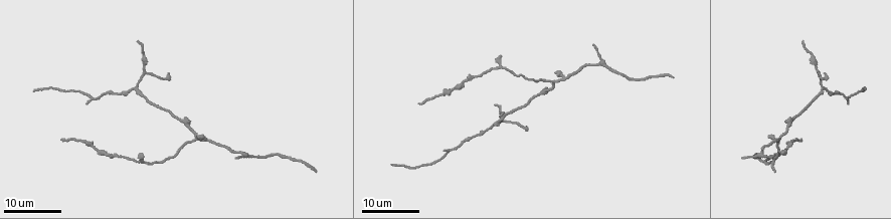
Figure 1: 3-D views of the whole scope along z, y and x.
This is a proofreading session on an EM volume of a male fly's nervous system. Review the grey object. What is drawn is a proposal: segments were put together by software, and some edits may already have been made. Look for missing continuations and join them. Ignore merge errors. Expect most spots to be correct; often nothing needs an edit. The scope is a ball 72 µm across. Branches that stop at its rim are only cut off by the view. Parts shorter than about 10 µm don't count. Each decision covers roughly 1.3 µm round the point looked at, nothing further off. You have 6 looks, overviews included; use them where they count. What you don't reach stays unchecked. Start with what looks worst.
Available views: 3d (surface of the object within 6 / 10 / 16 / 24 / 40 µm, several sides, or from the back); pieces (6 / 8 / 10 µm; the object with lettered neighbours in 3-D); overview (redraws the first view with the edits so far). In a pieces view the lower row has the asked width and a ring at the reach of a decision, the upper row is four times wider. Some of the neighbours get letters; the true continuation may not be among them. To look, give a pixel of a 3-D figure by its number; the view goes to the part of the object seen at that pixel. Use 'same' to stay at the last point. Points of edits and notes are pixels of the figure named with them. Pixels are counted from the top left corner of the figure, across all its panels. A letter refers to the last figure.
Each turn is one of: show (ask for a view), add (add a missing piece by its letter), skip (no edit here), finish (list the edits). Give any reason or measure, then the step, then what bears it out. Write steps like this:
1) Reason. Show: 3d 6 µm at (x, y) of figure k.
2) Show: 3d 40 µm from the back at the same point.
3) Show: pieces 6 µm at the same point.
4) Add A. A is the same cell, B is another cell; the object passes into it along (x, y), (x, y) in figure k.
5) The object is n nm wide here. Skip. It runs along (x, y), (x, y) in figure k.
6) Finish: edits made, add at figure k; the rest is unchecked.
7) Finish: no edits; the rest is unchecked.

An open end. Show: 3d 24 µm at (168, 73) of figure 1.

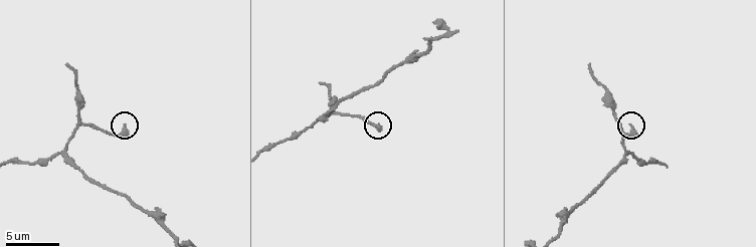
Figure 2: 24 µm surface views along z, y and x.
Show: 3d 10 µm at (633, 126) of figure 2.

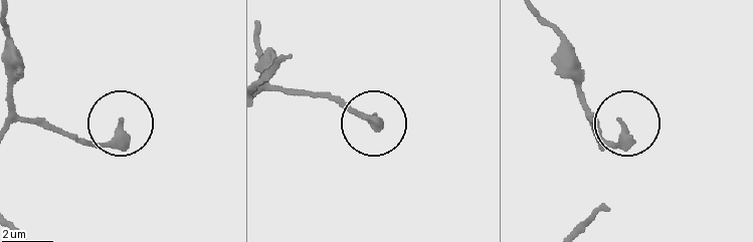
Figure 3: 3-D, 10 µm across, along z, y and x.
Show: pieces 8 µm at (119, 123) of figure 3.

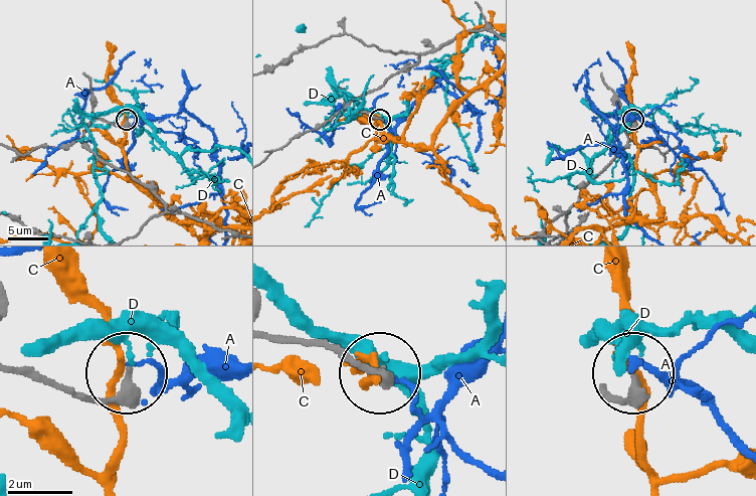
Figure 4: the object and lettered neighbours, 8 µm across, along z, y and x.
Skip. A, C and D are other cells; no lettered piece goes on from it.

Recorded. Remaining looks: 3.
An open end. Show: pieces 10 µm at (434, 21) of figure 2.

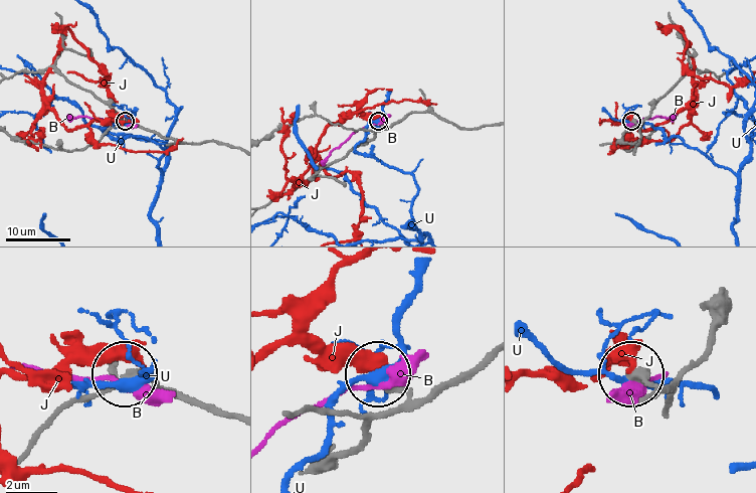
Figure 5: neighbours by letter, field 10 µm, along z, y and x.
Skip. B, J and U are other cells; it runs along (309, 471), (346, 452), (397, 406), (401, 393), (380, 376) in figure 5; no lettered piece goes on from it.

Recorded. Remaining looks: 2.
Finish: no edits; the rest is unchecked.

